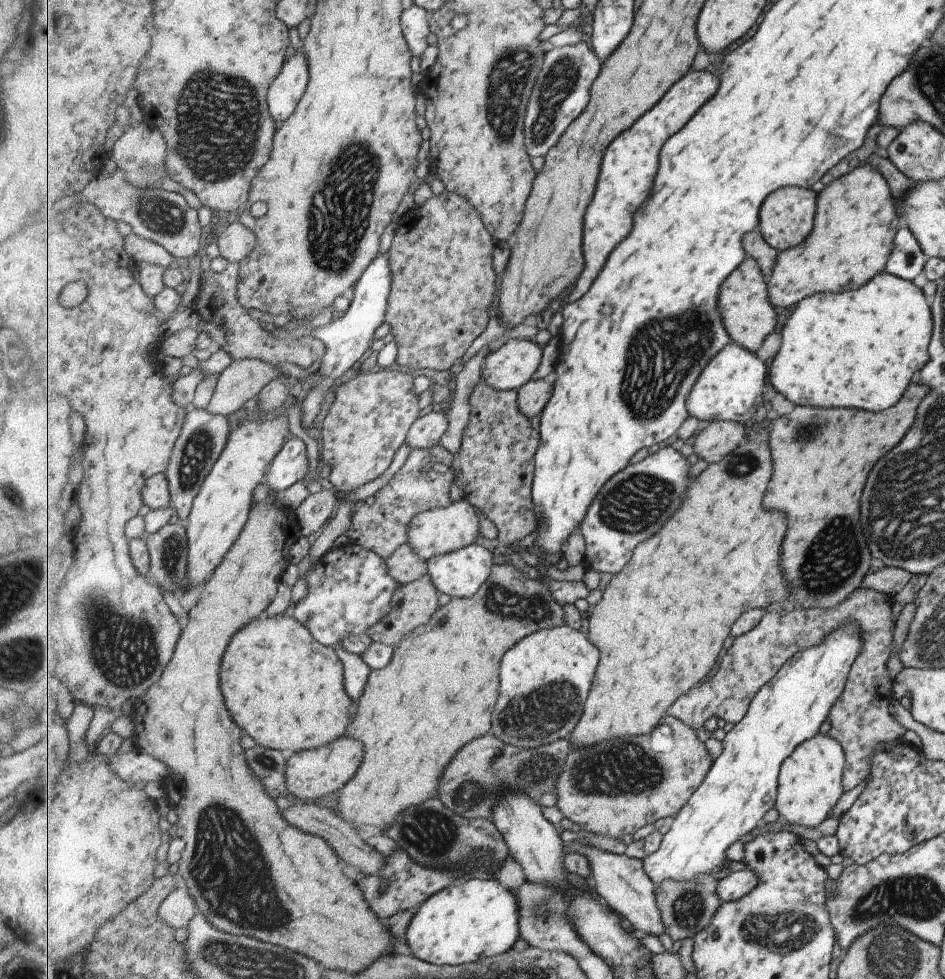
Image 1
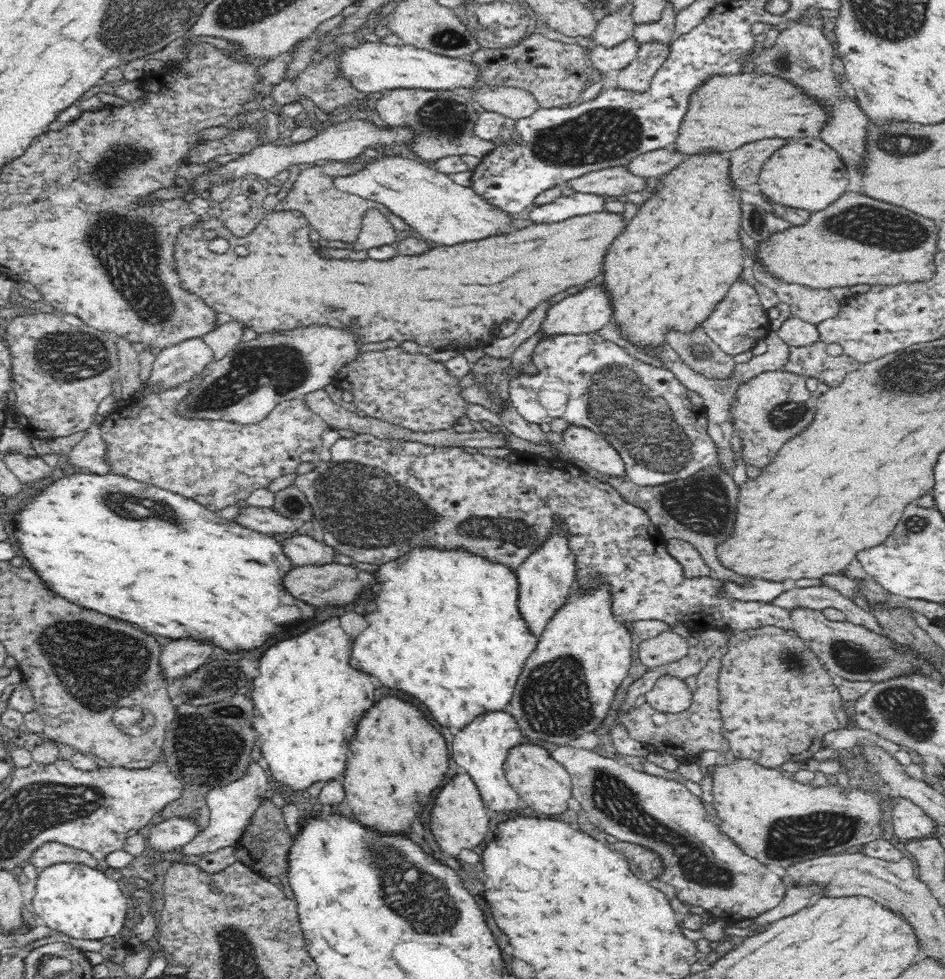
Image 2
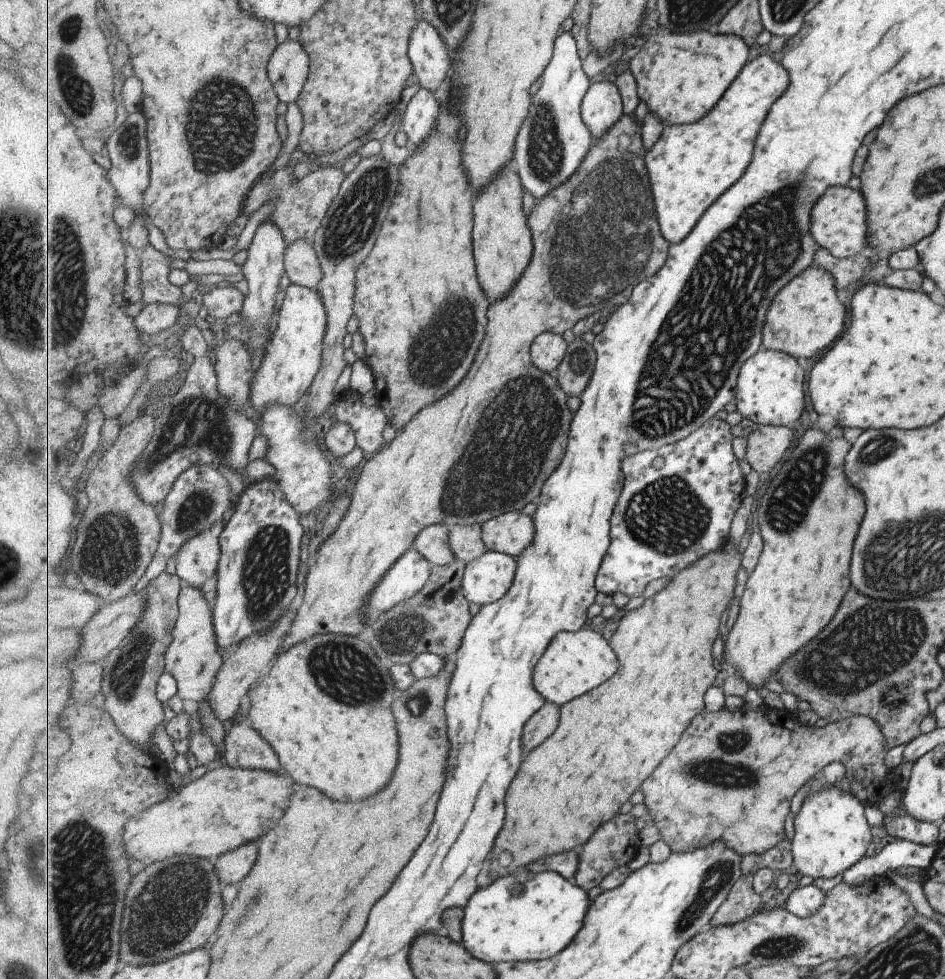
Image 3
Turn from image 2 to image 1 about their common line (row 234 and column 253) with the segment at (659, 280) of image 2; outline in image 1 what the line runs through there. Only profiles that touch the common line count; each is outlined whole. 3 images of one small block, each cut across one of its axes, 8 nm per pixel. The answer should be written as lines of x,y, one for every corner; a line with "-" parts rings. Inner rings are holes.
290,612
277,616
261,616
237,631
221,665
221,686
233,720
258,745
292,755
325,746
347,732
352,698
345,690
344,661
335,647
324,645

